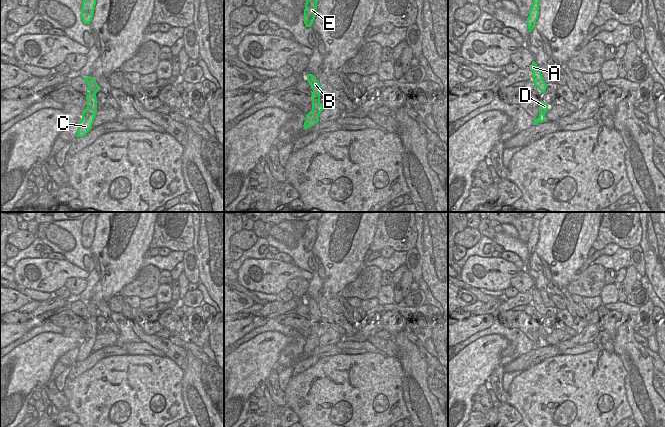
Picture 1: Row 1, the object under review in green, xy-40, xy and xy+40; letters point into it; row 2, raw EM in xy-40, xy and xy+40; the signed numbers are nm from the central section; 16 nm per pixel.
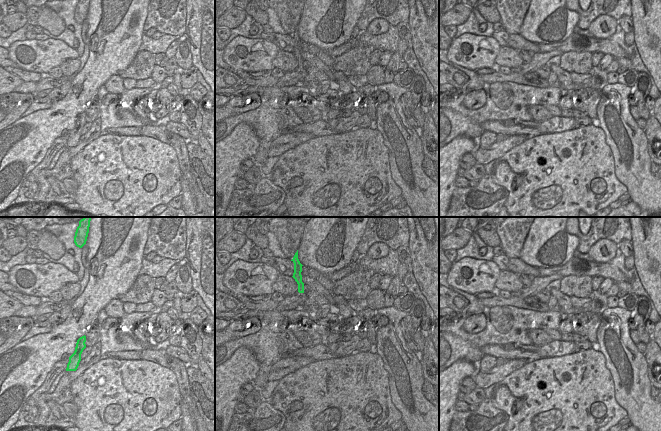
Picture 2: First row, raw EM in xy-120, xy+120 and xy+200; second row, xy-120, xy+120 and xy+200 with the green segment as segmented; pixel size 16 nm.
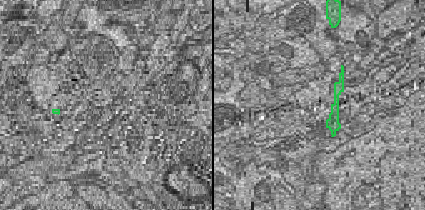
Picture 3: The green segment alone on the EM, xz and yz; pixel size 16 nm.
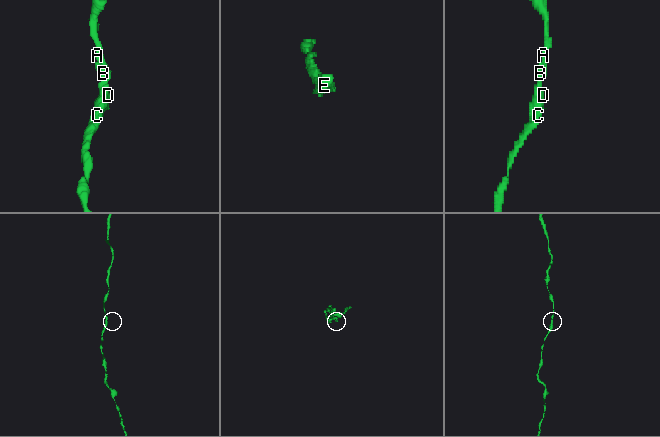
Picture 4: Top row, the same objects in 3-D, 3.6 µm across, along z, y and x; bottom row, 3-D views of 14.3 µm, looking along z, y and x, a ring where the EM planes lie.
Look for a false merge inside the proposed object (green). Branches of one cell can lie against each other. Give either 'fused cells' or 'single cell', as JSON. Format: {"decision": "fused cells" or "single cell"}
{"decision": "single cell"}

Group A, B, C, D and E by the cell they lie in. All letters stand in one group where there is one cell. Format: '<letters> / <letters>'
A B C D E

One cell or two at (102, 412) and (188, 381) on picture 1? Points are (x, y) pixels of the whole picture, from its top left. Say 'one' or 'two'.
two

